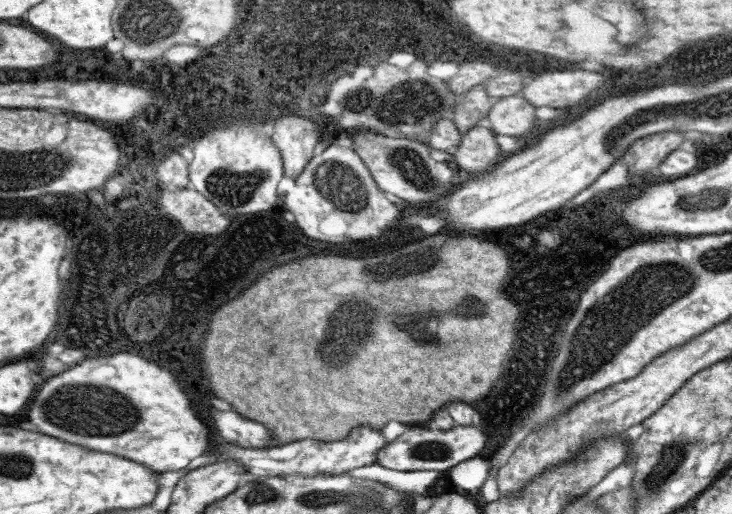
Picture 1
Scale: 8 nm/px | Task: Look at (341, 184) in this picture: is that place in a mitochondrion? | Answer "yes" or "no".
yes

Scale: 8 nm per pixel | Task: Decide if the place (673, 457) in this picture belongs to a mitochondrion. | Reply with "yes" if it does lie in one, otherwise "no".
yes

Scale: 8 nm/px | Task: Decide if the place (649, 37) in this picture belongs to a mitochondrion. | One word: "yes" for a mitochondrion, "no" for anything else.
no

